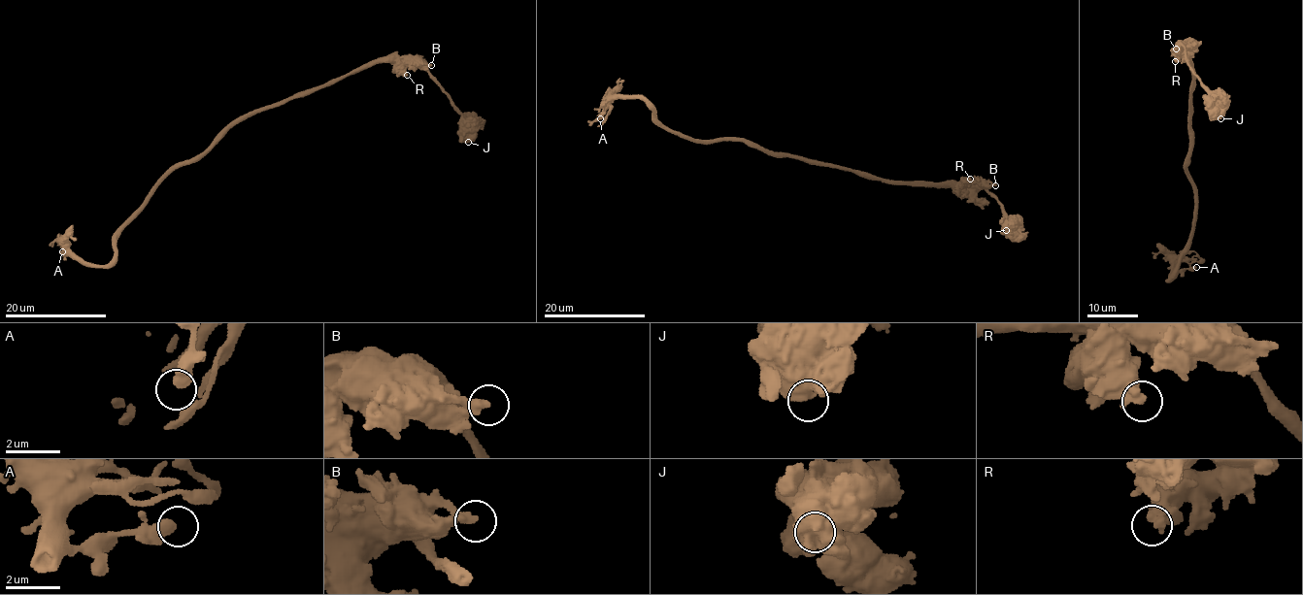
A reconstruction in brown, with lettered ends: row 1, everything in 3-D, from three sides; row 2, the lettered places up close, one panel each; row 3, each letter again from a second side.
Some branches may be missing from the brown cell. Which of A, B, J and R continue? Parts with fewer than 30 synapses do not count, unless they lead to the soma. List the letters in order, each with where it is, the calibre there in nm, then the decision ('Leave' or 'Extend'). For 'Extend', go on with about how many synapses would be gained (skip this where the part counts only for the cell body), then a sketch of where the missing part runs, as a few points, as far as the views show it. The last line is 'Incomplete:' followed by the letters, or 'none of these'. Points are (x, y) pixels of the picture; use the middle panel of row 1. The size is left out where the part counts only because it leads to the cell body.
A: Place: (600, 118). Thickness 440 nm. Leave
B: Place: (995, 185). Thickness 280 nm. Leave
J: Place: (1006, 230). Thickness 750 nm. Leave
R: Place: (970, 179). Thickness 550 nm. Leave
Incomplete: none of these

